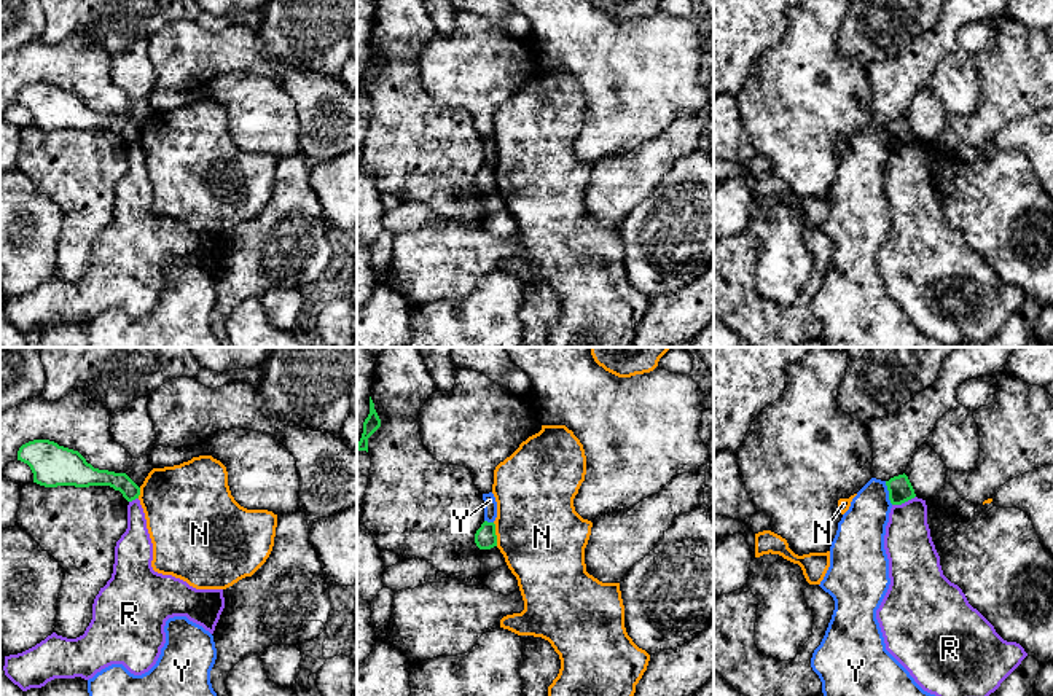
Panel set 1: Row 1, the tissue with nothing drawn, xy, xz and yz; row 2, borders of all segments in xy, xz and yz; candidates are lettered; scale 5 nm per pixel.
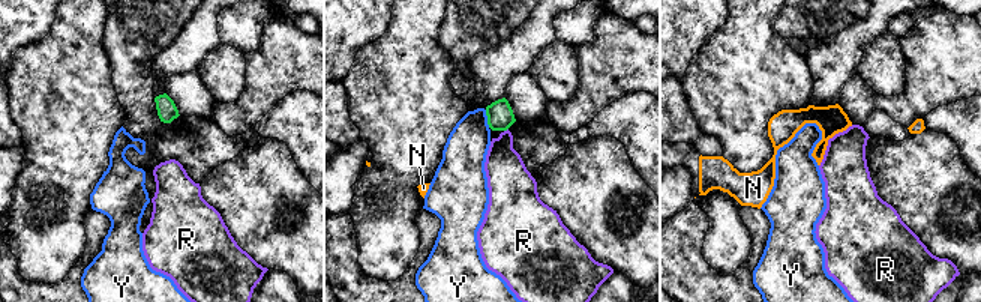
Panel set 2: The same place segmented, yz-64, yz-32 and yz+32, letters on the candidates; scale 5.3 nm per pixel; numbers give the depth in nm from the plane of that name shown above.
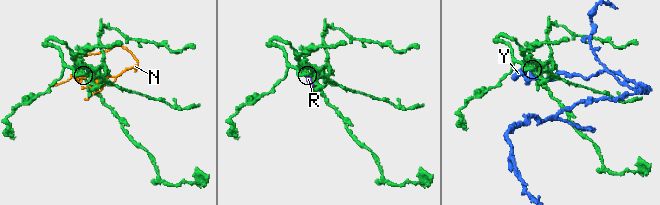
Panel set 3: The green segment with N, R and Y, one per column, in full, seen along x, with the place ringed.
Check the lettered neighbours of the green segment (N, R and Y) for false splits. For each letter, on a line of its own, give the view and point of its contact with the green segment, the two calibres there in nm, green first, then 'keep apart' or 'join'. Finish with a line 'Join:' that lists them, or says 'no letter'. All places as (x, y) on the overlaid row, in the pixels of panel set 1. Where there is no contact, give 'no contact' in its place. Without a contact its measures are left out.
N: meets green in xz at (494, 534); 110 nm thick on the green side, 440 nm on the other; keep apart
R: meets green in yz at (904, 502); 120 nm thick on the green side, 240 nm on the other; keep apart
Y: meets green in yz at (889, 492); 120 nm thick on the green side, 240 nm on the other; keep apart
Join: no letter

